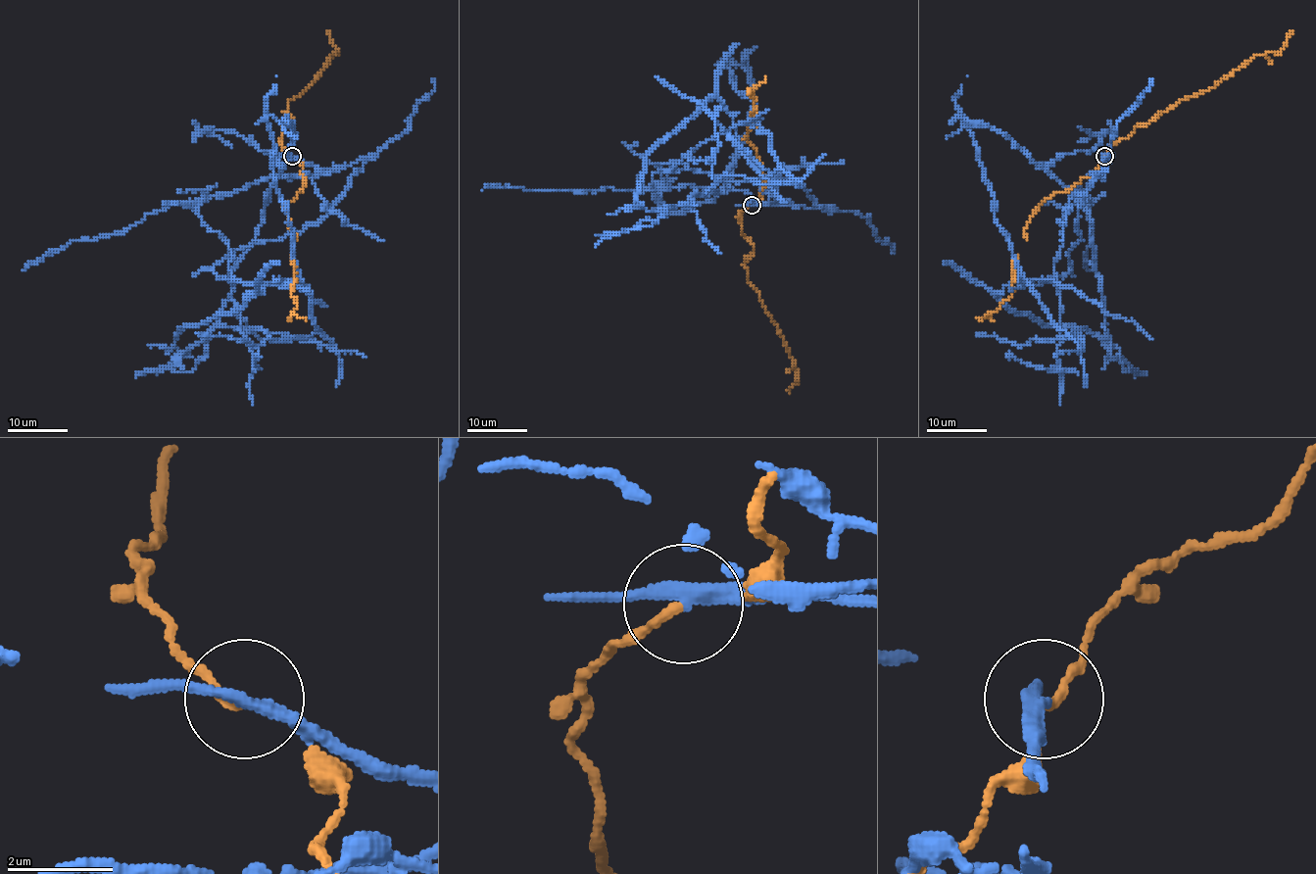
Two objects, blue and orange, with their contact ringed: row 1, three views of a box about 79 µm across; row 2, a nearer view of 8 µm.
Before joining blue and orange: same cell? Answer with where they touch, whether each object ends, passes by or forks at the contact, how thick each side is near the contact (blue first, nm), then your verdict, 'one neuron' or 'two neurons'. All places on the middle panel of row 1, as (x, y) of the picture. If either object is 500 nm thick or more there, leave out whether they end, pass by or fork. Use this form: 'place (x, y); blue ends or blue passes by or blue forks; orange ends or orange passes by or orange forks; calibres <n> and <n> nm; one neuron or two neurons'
place (752, 205); blue passes by; orange passes by; calibres 240 and 110 nm; two neurons

